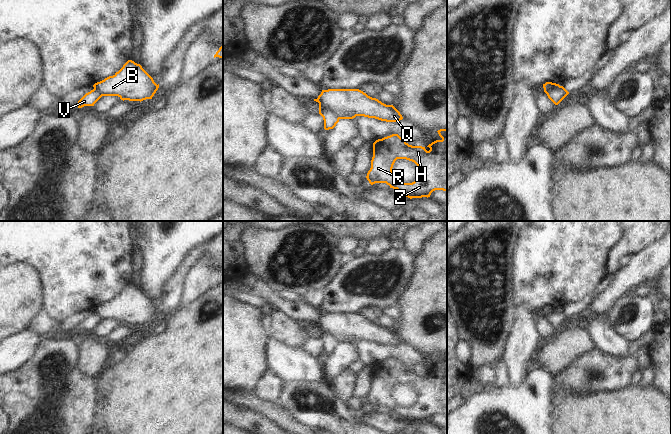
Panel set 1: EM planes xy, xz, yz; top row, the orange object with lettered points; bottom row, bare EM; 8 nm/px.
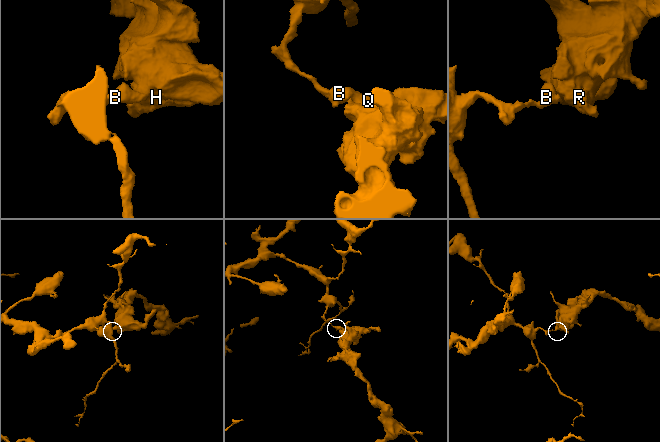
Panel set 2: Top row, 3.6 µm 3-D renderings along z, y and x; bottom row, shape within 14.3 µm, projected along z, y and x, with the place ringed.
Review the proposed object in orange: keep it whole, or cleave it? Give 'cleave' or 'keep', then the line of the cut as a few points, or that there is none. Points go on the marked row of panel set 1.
cleave | xz (316, 99), (321, 106), (332, 111), (339, 118)

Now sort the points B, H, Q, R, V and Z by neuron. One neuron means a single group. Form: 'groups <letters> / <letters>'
groups B H Q R Z / V

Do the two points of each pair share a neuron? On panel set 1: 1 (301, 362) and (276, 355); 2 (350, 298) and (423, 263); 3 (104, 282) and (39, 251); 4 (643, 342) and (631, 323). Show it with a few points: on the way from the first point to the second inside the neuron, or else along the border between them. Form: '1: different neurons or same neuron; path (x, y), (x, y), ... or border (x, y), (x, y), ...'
1: same neuron; path (295, 362), (286, 362), (282, 359)
2: different neurons; border (417, 256), (416, 271), (407, 289)
3: same neuron; path (88, 274), (65, 251), (55, 251)
4: different neurons; border (655, 325), (637, 339), (629, 342)

